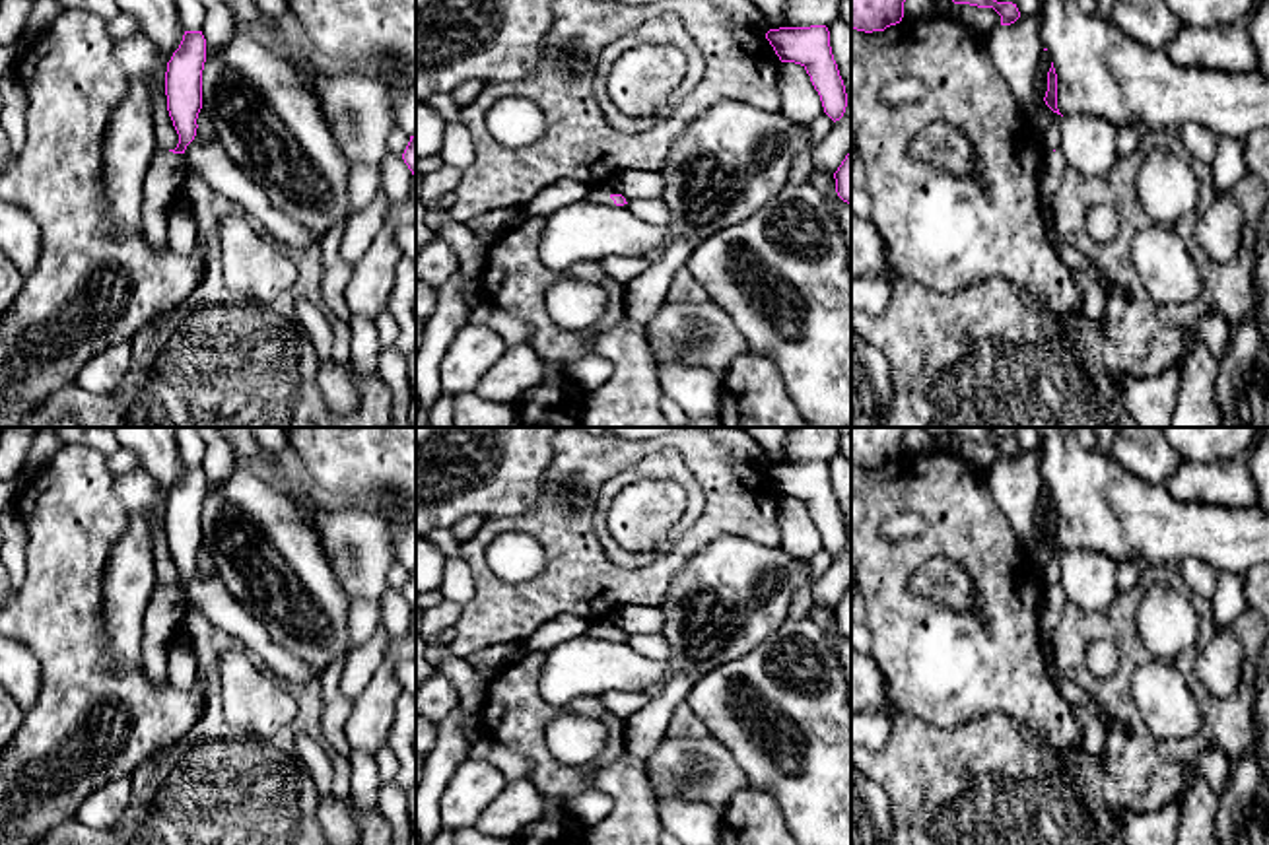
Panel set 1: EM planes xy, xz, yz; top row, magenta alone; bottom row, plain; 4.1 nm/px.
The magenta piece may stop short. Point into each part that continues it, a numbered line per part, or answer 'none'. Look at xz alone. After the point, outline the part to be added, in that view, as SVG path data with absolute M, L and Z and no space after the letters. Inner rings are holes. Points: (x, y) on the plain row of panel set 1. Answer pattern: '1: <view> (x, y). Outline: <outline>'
1: xz (601, 628). Outline: M599 620L591 624L589 633L602 637L602 639L614 639L614 635L610 633L612 629L620 629L620 627L614 625L610 620Z

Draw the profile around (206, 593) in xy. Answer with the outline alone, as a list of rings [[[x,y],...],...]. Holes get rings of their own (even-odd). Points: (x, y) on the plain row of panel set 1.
[[[198,567],[185,585],[185,602],[200,610],[218,629],[251,651],[270,672],[284,680],[311,682],[321,672],[293,653],[282,649],[249,610],[245,610],[227,591],[218,575],[204,575]]]

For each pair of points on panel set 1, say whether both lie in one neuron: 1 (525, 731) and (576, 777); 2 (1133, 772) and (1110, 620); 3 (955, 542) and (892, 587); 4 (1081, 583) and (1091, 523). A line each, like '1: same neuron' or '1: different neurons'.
1: same neuron
2: same neuron
3: same neuron
4: different neurons

